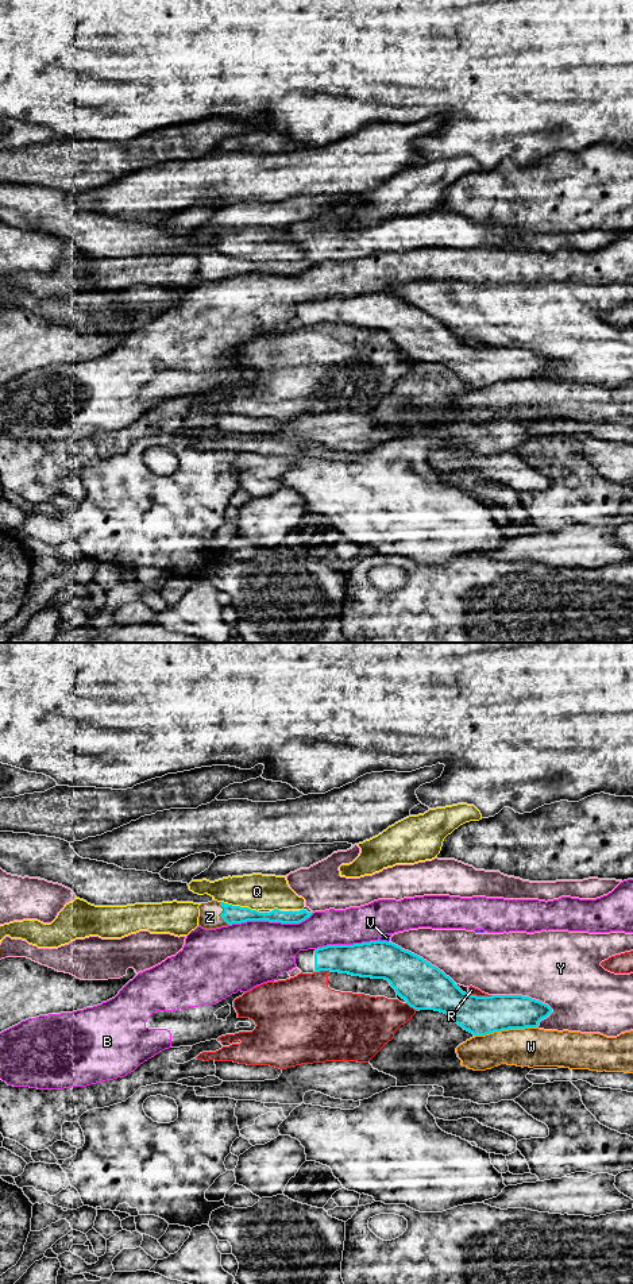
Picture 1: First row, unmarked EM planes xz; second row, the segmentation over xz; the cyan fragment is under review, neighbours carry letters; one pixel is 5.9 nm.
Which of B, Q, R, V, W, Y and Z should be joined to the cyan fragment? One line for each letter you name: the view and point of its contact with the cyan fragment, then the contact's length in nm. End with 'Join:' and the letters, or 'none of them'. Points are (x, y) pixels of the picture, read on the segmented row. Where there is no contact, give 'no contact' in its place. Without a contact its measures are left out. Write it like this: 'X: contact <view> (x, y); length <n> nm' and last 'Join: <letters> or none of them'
Z: contact xz (222, 913); length 150 nm
Join: Z

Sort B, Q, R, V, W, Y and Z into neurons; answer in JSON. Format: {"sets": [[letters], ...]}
{"sets": [["B", "V"], ["Q"], ["R"], ["W"], ["Y"], ["Z"]]}

